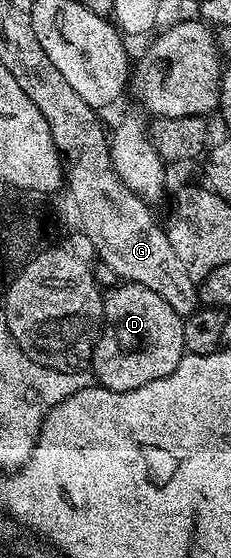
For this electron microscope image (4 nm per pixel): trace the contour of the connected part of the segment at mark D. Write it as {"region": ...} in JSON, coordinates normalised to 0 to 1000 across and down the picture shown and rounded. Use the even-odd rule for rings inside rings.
{"region":[[[511,507],[450,527],[455,579],[420,618],[403,625],[394,667],[416,688],[481,701],[567,701],[584,694],[619,694],[619,686],[654,686],[654,679],[706,679],[706,672],[740,672],[758,658],[775,658],[788,640],[805,638],[792,615],[797,573],[671,522],[636,522],[615,511]]]}

